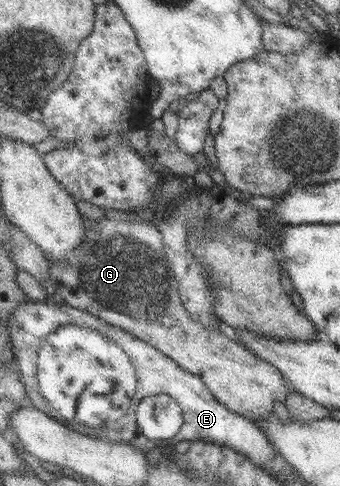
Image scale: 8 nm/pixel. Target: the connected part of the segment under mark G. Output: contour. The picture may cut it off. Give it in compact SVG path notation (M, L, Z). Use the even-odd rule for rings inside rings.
M87 217L82 219L87 232L81 244L74 248L71 261L64 263L48 259L49 280L39 281L48 296L54 296L70 307L98 316L110 325L121 327L154 346L165 356L171 357L181 368L198 376L223 406L237 414L259 419L271 411L274 412L274 404L277 401L284 404L287 395L293 393L293 390L286 385L283 375L272 364L255 356L242 343L229 339L220 331L208 329L191 318L180 299L178 281L166 257L162 234L155 225L147 218L130 223L110 220L107 217L101 226Z

